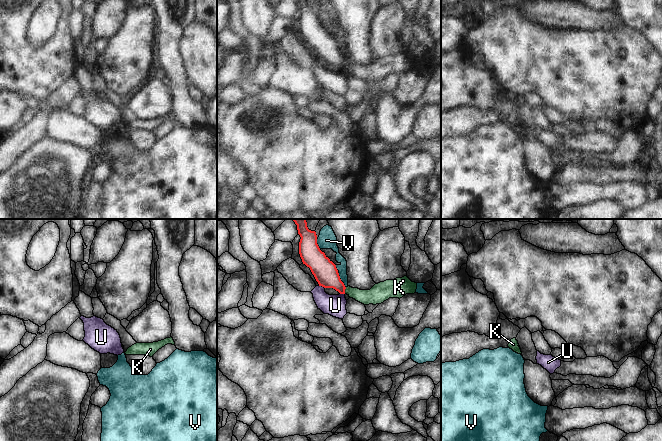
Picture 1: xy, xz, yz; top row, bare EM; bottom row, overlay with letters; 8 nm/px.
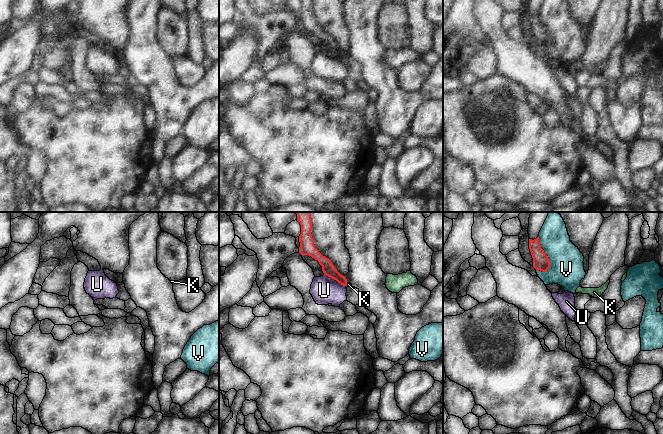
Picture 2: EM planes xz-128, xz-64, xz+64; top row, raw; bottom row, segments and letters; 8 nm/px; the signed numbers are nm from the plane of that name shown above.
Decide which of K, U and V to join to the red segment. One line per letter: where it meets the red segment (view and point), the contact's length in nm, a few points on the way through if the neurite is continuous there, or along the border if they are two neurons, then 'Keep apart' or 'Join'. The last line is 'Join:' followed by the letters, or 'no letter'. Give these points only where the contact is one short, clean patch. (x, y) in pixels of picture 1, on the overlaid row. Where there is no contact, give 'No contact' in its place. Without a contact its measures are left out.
K: Touches red at xz (344, 290). Shared border 60 nm. Path across: xz (325, 272), (344, 290), (361, 296), (374, 296). Join
U: Touches red at xz (322, 286). Shared border 50 nm. Boundary: xz (319, 285), (324, 288). Keep apart
V: Touches red at xz (340, 280). Shared border 140 nm. Keep apart
Join: K

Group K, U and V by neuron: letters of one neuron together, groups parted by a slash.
K / U / V

